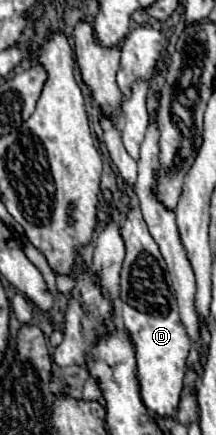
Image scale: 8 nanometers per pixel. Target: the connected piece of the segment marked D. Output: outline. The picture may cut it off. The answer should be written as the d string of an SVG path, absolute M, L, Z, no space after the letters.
M132 198L130 212L122 226L122 238L126 242L126 258L120 280L120 316L128 338L136 352L136 376L140 384L140 398L144 406L158 416L172 416L178 408L184 374L186 374L186 358L190 352L190 336L186 326L180 320L178 304L174 300L170 282L162 268L162 254L150 236L146 222L142 220L138 198Z

